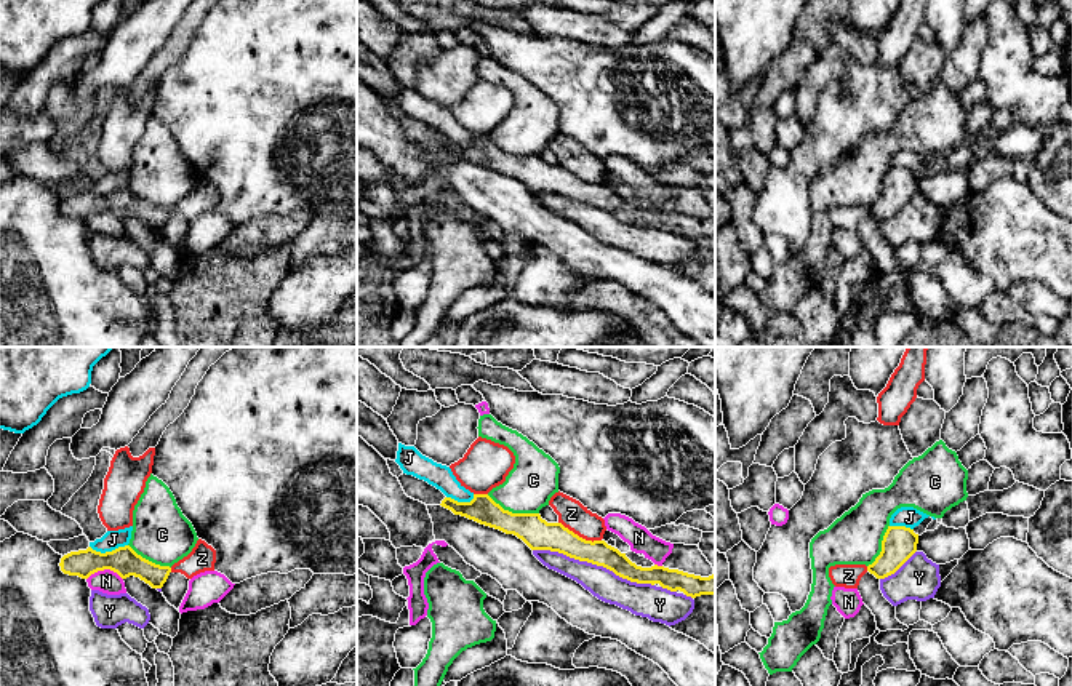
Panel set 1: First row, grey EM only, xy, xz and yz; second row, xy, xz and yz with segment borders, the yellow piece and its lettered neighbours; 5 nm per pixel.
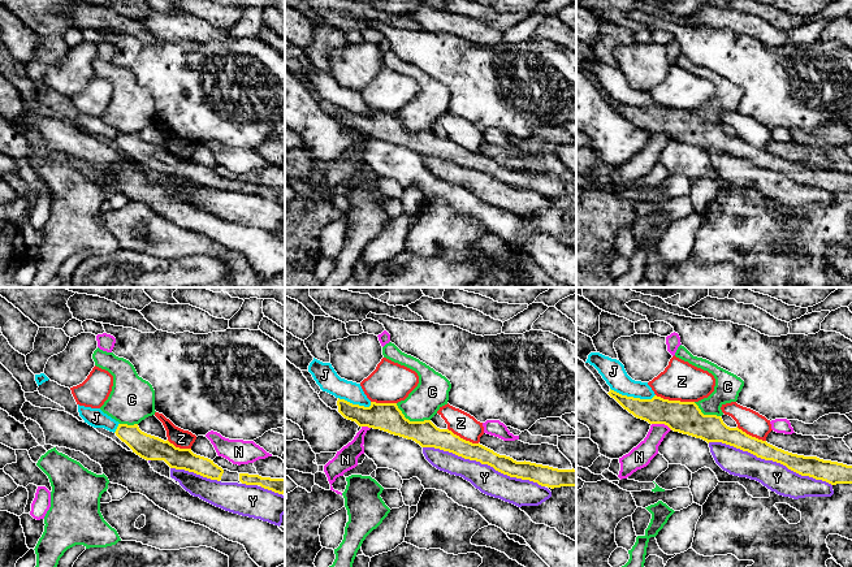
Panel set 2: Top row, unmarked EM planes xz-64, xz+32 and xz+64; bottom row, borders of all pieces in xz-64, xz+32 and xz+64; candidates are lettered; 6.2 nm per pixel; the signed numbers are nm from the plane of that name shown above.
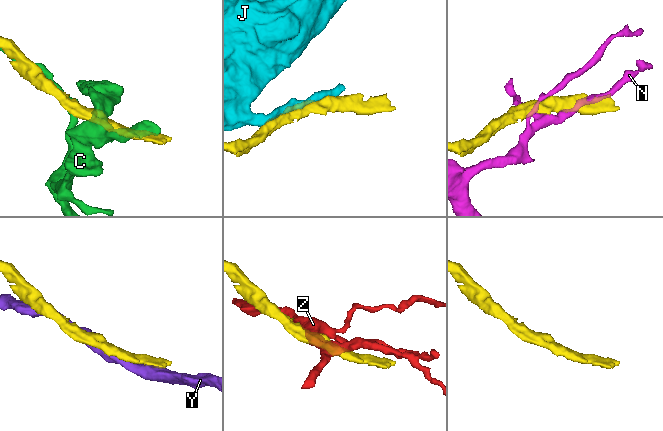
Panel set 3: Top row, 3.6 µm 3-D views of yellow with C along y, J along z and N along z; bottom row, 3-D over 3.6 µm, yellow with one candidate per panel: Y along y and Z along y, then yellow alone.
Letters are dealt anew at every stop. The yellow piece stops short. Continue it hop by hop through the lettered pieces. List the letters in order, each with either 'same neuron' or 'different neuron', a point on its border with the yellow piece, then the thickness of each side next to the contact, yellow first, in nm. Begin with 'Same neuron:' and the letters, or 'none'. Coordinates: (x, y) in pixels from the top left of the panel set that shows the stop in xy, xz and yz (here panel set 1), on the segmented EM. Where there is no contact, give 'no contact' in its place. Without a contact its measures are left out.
Same neuron: none
C: different neuron; contact xz (511, 512); calibres 160 and 240 nm
J: different neuron; contact xy (108, 552); calibres 150 and 100 nm
N: different neuron; contact xy (104, 568); calibres 150 and 120 nm
Y: different neuron; contact xz (594, 563); calibres 140 and 150 nm
Z: different neuron; contact xz (578, 536); calibres 160 and 140 nm

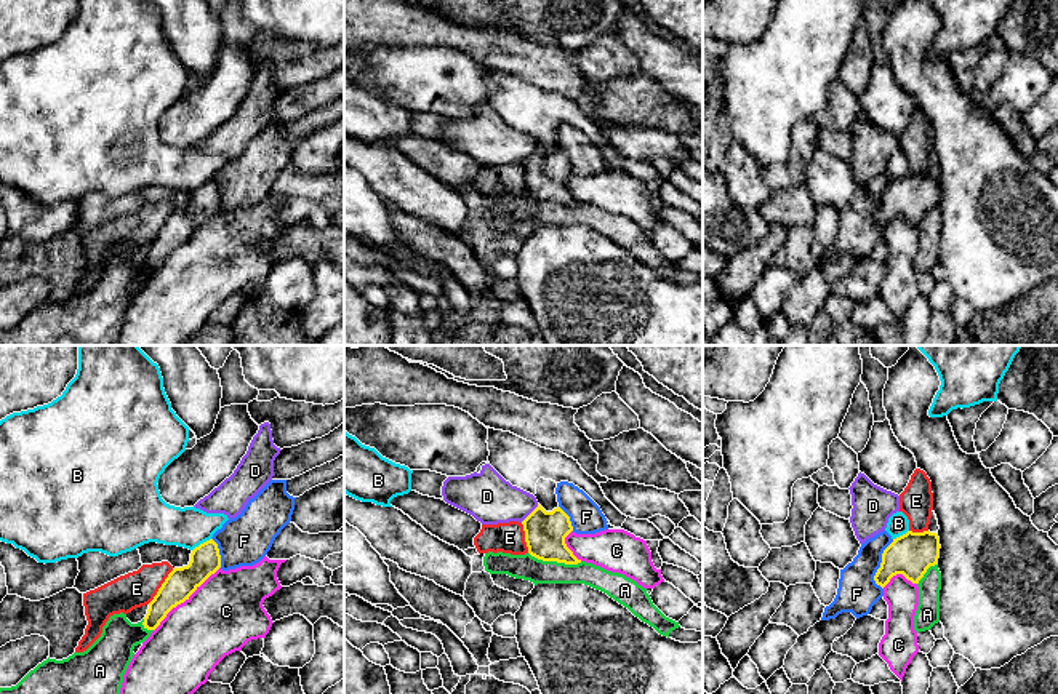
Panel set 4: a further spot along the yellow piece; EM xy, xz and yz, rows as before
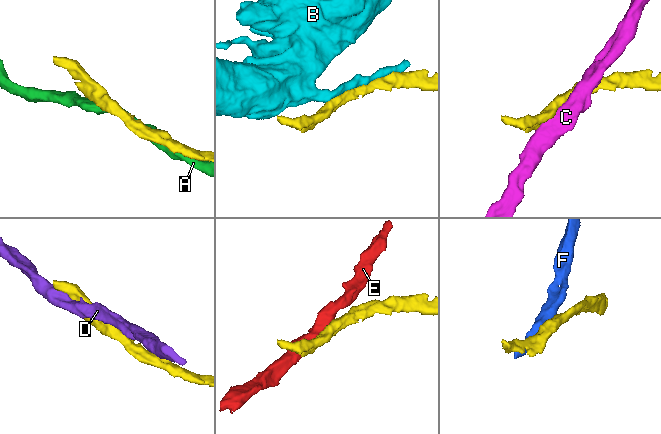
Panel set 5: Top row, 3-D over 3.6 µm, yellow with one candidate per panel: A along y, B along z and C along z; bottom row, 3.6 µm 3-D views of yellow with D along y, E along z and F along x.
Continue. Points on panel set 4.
Same neuron: none
A: different neuron; contact xz (556, 560); calibres 200 and 130 nm
B: different neuron; contact xy (200, 544); calibres 160 and 200 nm
C: different neuron; contact xy (184, 600); calibres 160 and 380 nm
D: different neuron; contact xz (530, 514); calibres 200 and 240 nm
E: different neuron; contact xy (160, 587); calibres 160 and 180 nm
F: different neuron; contact yz (881, 565); calibres 220 and 200 nm

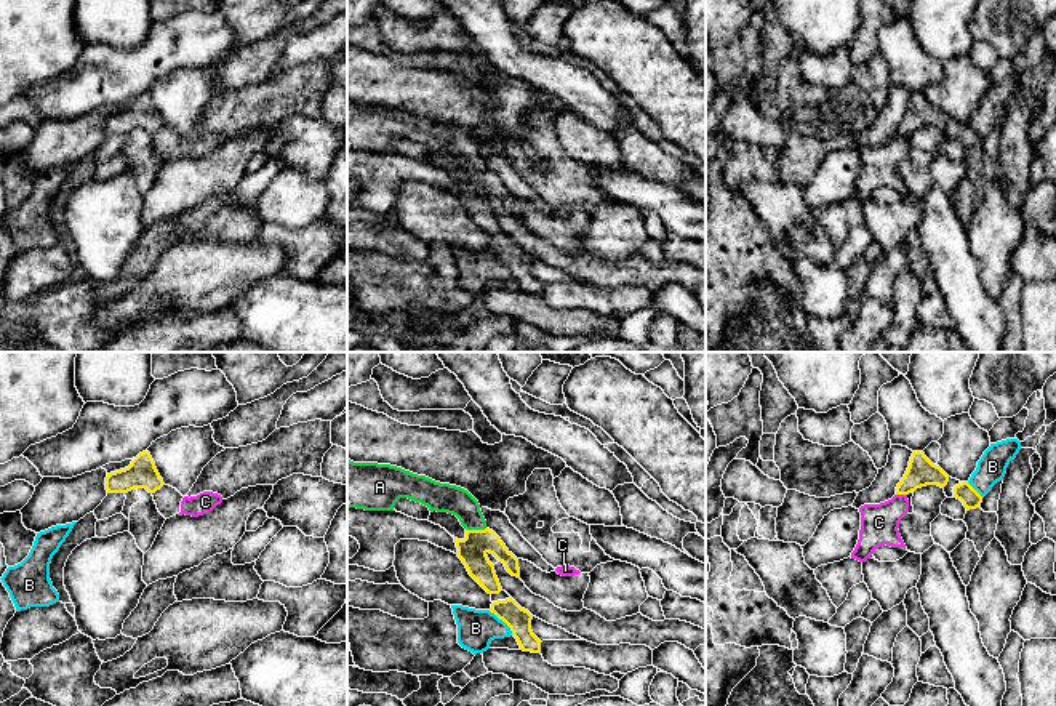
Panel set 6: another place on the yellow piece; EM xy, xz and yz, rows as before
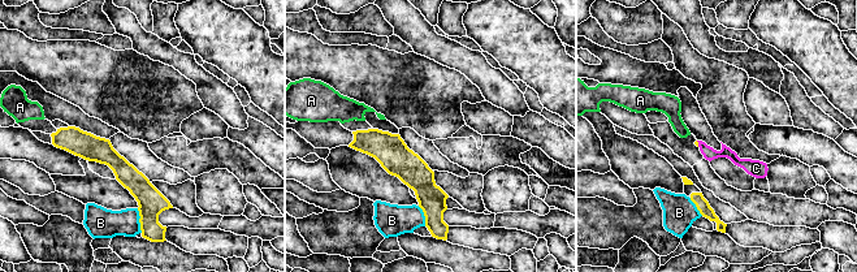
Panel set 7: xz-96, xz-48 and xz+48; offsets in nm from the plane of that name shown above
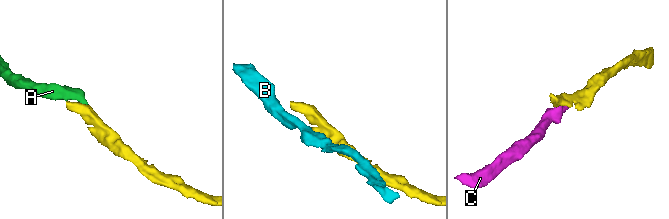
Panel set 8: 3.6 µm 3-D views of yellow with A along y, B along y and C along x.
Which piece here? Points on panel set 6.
Same neuron: A
A: same neuron; contact xz (476, 530); calibres 150 and 140 nm
B: different neuron; contact xz (503, 620); calibres 120 and 190 nm
C: different neuron; contact yz (901, 493); calibres 140 and 190 nm

